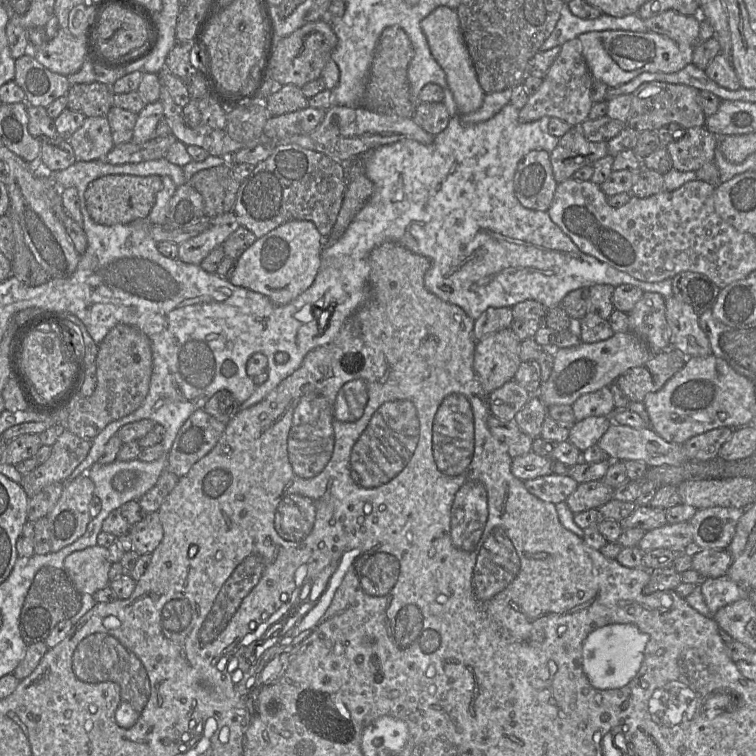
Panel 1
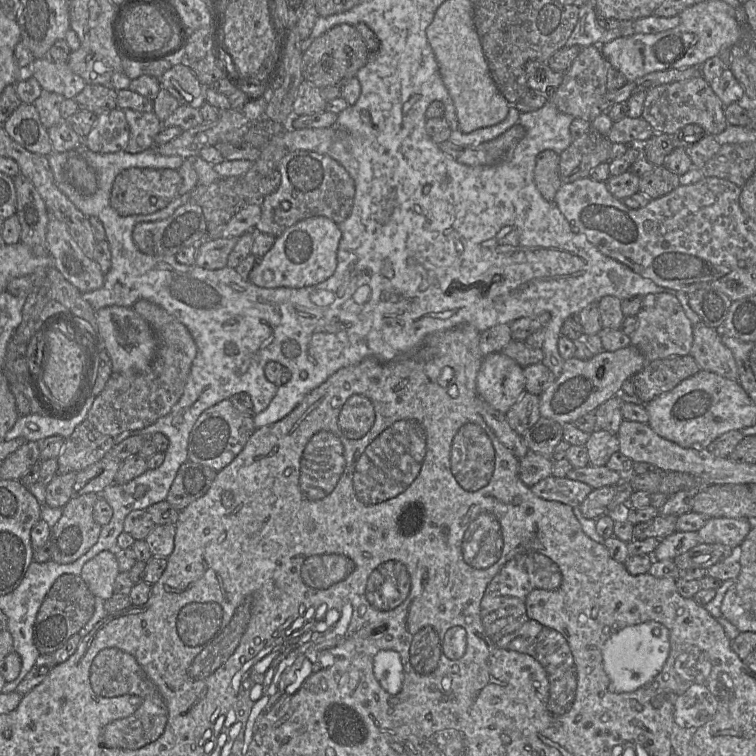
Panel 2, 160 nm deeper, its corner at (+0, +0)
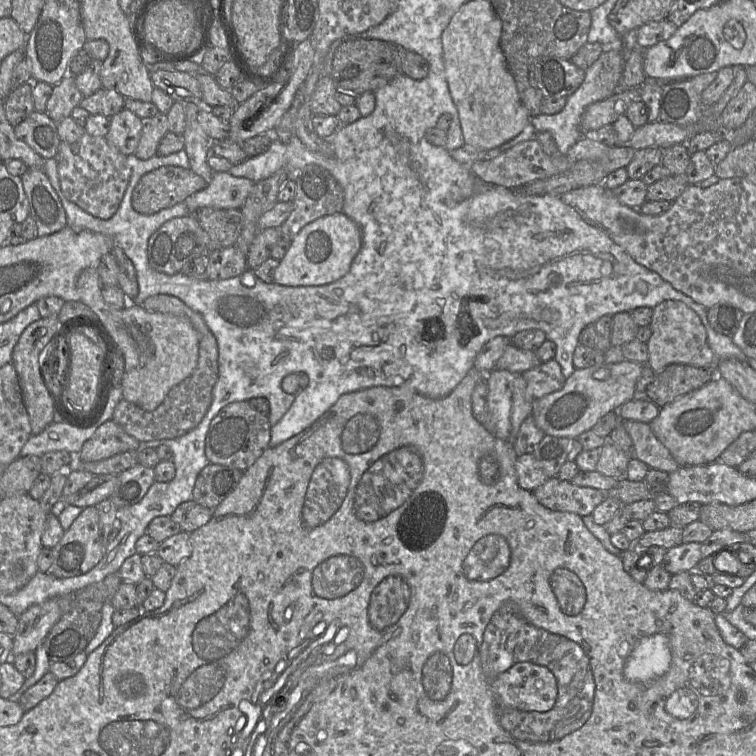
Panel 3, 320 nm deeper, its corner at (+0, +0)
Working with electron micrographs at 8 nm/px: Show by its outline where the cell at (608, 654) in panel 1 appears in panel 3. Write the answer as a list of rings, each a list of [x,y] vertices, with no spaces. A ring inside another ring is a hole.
[[[666,635],[643,637],[629,654],[623,669],[631,682],[645,684],[661,678],[670,669],[671,652]]]

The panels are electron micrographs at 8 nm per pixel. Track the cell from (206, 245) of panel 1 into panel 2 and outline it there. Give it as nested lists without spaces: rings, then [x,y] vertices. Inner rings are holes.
[[[239,237],[206,239],[198,244],[195,265],[206,270],[218,270],[227,267],[229,254]]]

